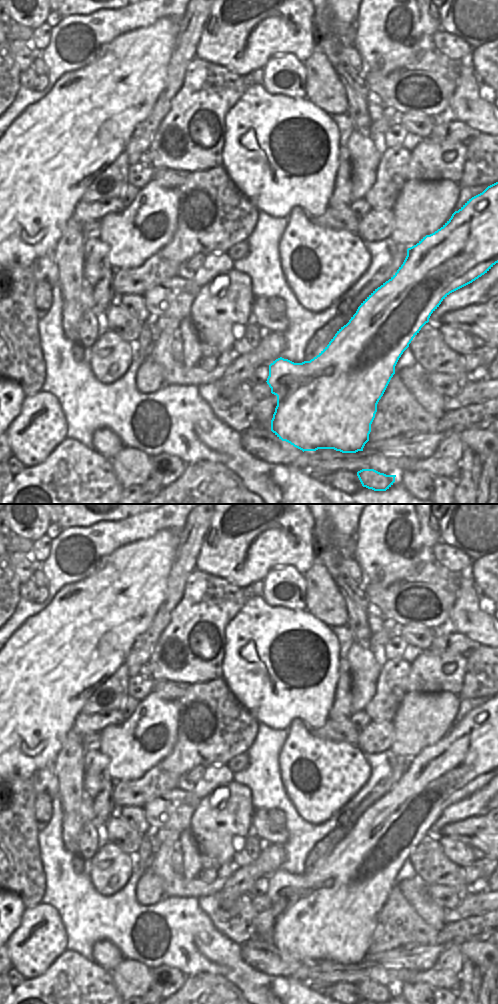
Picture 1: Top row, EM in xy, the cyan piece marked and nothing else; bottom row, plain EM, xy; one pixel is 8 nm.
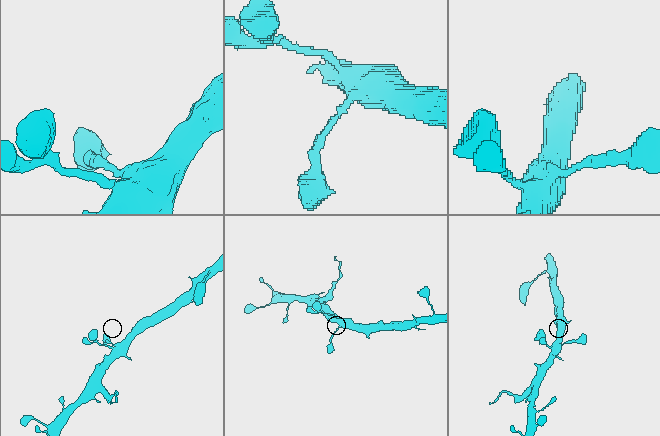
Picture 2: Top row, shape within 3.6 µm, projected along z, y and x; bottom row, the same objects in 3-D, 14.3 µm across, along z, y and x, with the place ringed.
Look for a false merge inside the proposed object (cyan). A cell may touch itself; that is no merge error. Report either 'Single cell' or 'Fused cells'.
Single cell.

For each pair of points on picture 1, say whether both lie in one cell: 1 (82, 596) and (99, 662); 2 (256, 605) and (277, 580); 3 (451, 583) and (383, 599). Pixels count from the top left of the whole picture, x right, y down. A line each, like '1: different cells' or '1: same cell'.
1: same cell
2: different cells
3: same cell

